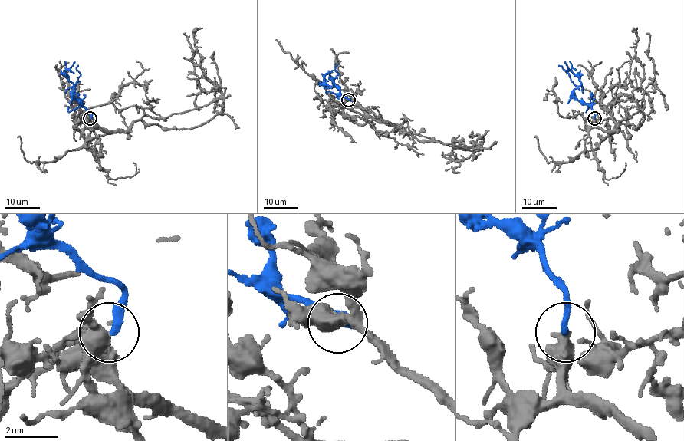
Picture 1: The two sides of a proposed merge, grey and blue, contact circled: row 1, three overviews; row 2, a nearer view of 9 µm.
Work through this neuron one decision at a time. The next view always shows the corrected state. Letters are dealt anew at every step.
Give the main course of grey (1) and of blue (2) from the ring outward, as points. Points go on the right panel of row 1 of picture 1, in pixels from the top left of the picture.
1: (595, 117), (596, 126), (616, 130), (627, 116), (642, 108), (644, 77), (636, 57), (636, 27)
2: (595, 117), (590, 106), (583, 104), (574, 96), (573, 90), (581, 83), (564, 61)

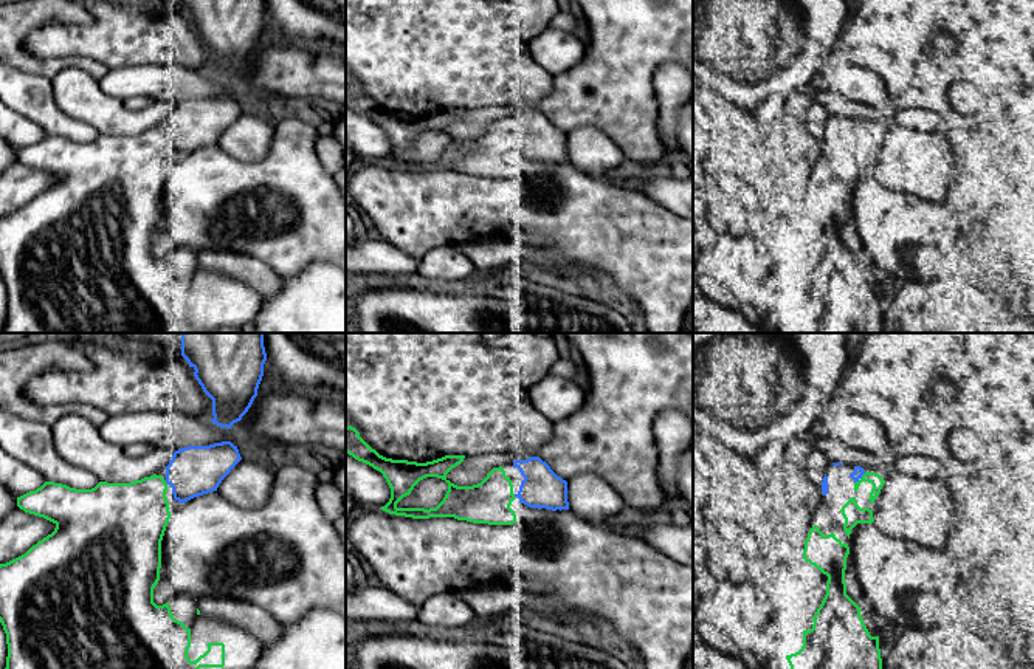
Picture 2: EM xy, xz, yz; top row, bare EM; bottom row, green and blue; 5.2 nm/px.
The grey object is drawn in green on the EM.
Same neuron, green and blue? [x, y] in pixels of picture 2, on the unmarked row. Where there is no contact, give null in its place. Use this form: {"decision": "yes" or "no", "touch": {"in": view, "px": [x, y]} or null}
{"decision": "yes", "touch": {"in": "yz", "px": [861, 132]}}

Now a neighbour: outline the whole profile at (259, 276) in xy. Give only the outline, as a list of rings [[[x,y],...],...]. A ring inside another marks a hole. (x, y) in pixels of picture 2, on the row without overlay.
[[[203,249],[197,252],[200,268],[226,274],[271,297],[282,288],[282,277],[256,257],[228,249]]]

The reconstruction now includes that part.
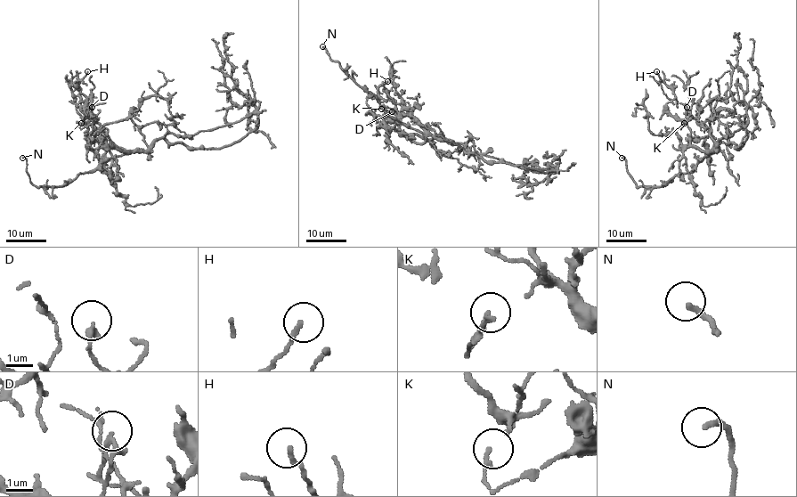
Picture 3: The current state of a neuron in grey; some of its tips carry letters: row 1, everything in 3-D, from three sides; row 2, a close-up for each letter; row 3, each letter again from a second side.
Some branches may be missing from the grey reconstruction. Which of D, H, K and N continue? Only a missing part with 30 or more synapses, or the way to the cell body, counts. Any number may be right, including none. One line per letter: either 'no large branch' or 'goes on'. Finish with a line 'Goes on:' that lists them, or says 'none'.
D: no large branch
H: no large branch
K: no large branch
N: goes on
Goes on: N

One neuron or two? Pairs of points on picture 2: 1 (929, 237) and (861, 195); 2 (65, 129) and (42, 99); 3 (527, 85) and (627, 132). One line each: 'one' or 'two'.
1: one
2: one
3: two

